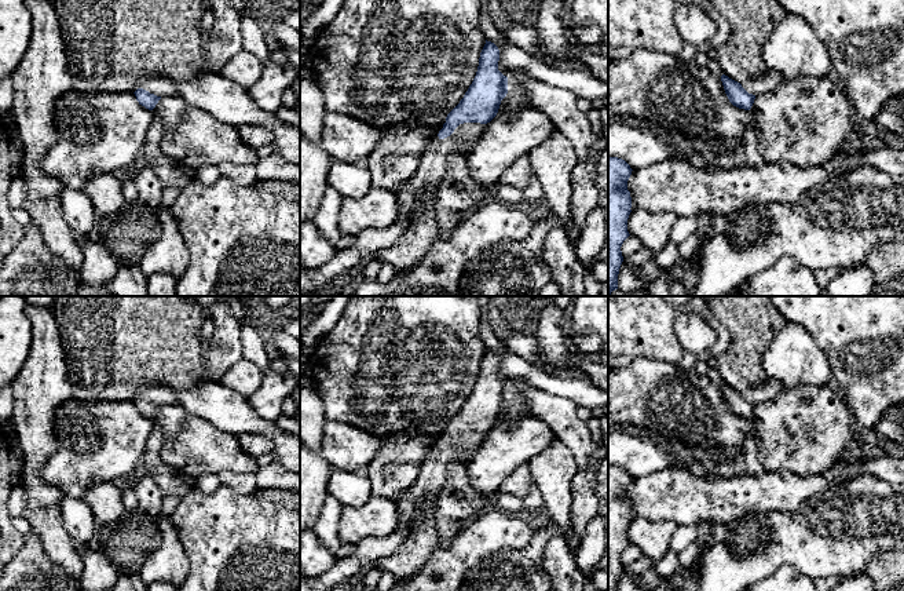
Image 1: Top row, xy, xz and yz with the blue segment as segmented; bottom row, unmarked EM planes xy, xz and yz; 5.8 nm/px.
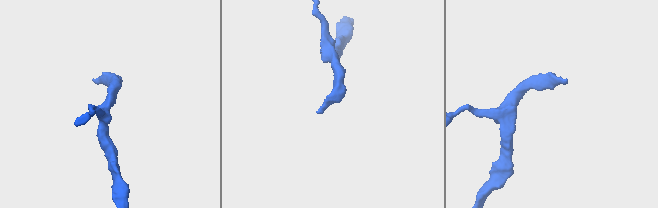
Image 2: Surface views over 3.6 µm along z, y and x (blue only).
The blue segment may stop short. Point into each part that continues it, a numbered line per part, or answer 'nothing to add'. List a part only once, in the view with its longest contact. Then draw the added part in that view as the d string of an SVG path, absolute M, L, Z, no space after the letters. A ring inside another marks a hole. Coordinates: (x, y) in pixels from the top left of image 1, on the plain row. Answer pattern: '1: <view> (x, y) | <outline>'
1: xz (431, 480) | M464 431L450 445L438 448L431 457L422 462L416 482L392 499L399 512L398 528L385 537L366 537L356 543L352 554L337 558L333 566L321 576L307 577L300 570L300 591L329 591L344 580L362 574L365 569L373 566L378 559L394 554L403 541L420 507L443 489L449 466L453 462L461 462L472 456L483 435L484 433L480 431Z

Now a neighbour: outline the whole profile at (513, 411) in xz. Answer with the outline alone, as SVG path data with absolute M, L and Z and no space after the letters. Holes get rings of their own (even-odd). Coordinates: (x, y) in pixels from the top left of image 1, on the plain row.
M510 400L506 405L501 409L498 422L510 422L516 423L521 417L532 415L531 409L521 401Z

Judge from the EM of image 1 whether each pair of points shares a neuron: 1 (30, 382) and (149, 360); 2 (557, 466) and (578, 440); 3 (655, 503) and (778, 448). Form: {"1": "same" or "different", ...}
{"1": "different", "2": "different", "3": "different"}

